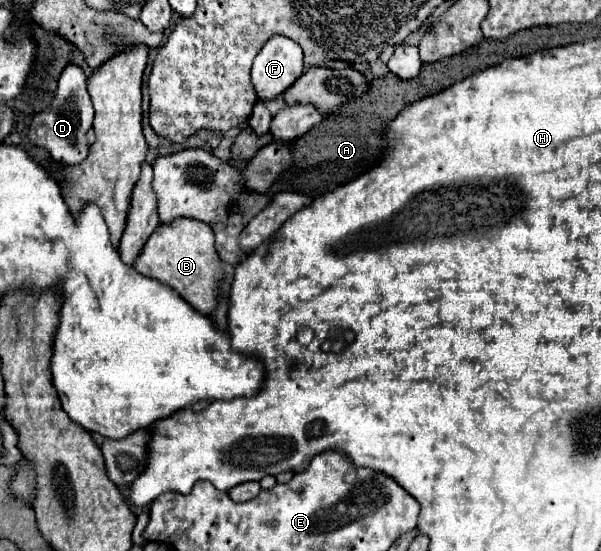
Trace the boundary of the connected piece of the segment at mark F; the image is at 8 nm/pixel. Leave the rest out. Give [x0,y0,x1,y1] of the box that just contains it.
[252,36,304,100]

